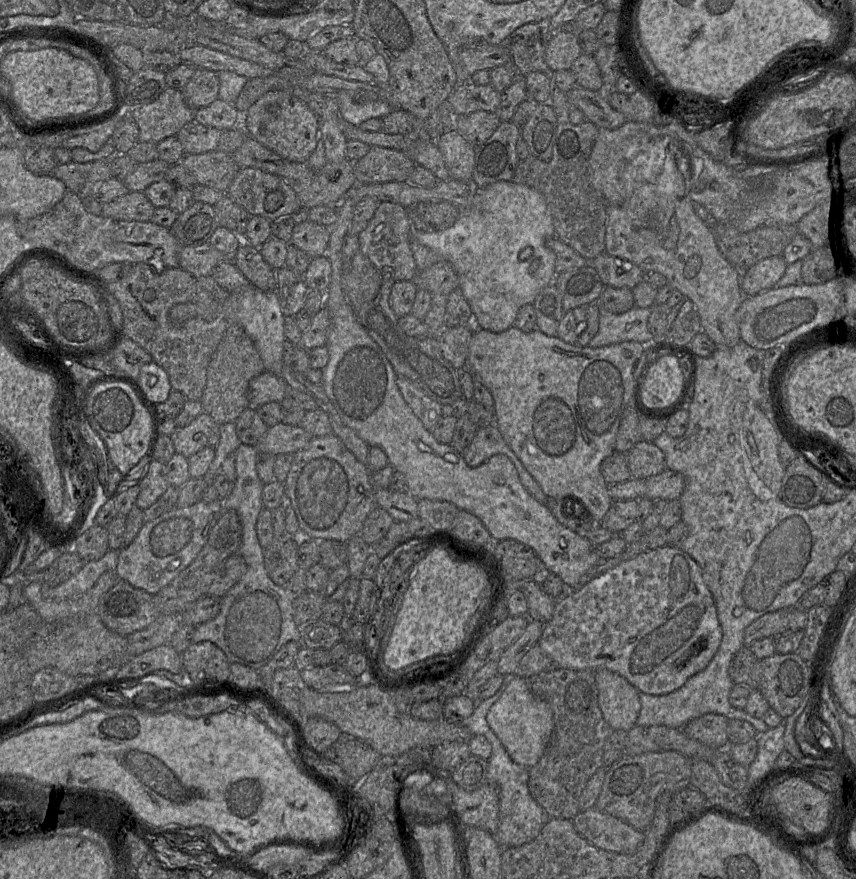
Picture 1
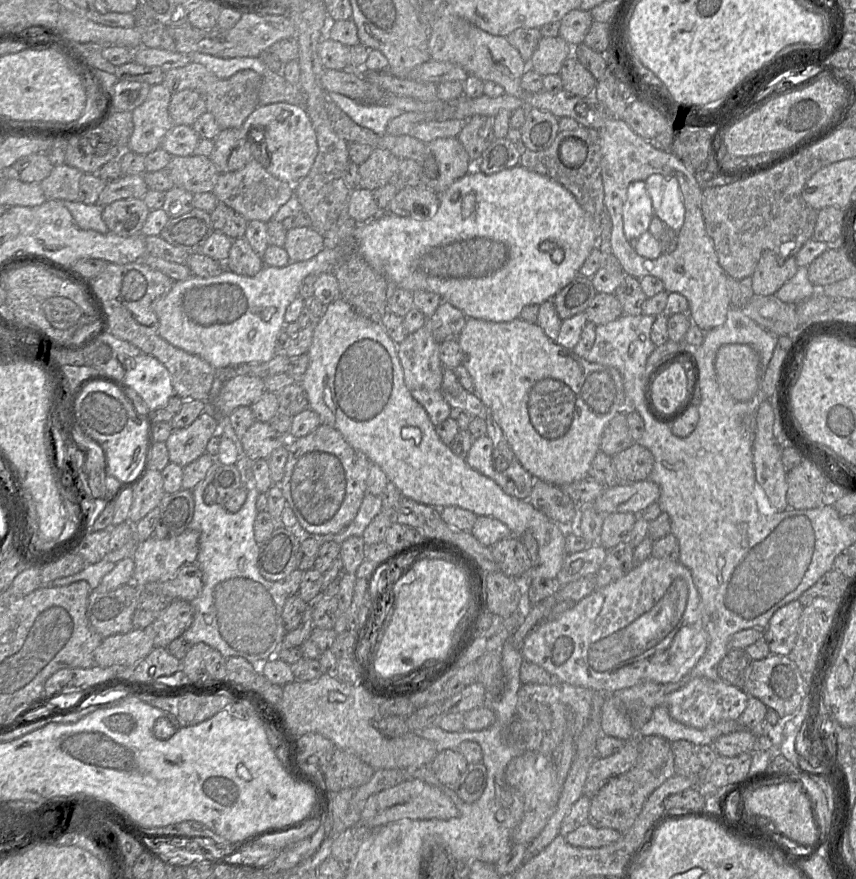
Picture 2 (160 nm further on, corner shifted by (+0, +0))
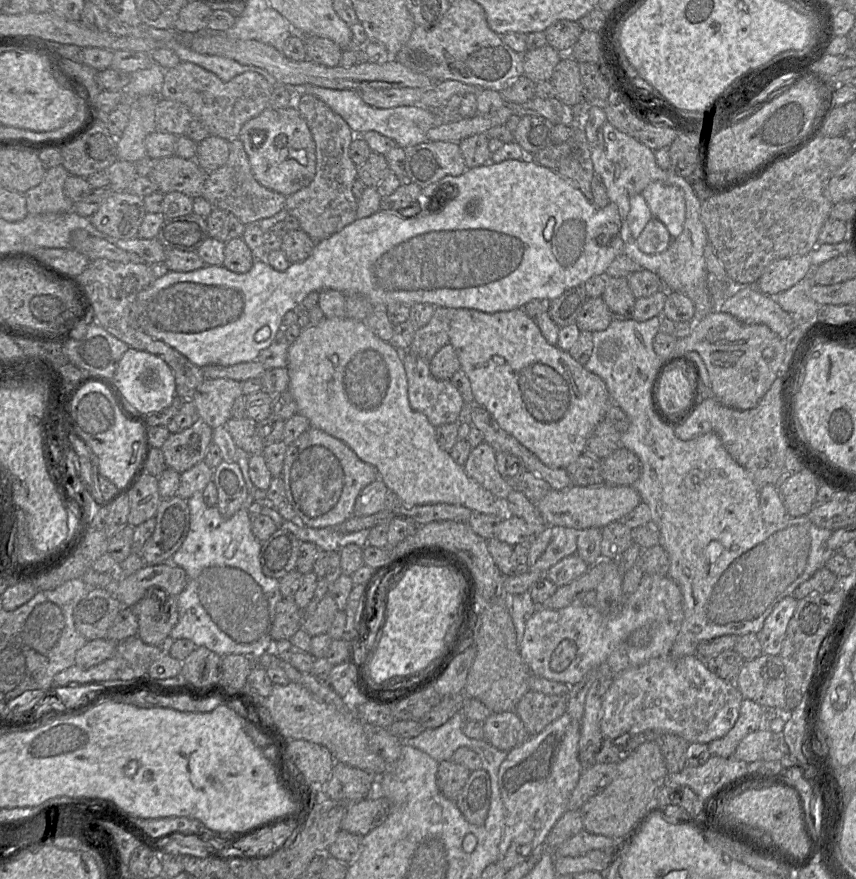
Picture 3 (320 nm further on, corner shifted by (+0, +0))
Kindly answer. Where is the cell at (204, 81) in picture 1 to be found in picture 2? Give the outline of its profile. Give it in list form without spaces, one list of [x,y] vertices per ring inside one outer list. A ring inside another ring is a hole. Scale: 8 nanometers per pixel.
[[[191,89],[172,94],[168,112],[174,126],[191,126],[205,112],[206,102],[203,96]]]

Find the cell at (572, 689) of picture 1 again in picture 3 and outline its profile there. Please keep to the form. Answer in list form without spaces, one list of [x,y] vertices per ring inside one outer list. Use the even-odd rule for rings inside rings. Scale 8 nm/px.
[[[529,690],[514,711],[521,719],[528,737],[532,737],[566,713],[567,700],[567,696],[547,695]]]

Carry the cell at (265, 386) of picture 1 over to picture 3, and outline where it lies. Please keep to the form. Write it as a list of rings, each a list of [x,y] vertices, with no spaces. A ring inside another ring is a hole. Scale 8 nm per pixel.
[[[205,379],[196,389],[191,399],[185,401],[192,401],[201,420],[203,420],[212,429],[225,427],[226,423],[232,418],[231,411],[234,401],[242,396],[241,382],[231,379]]]

